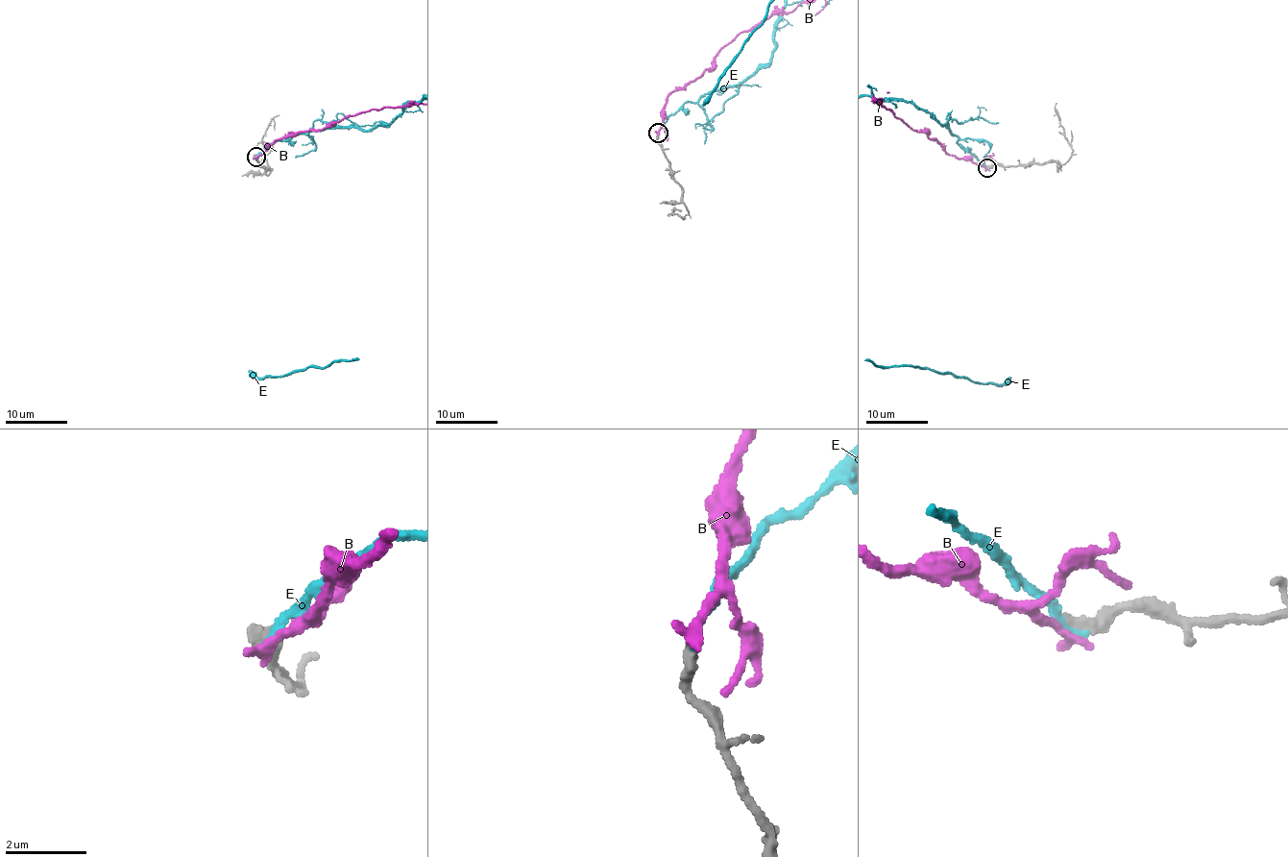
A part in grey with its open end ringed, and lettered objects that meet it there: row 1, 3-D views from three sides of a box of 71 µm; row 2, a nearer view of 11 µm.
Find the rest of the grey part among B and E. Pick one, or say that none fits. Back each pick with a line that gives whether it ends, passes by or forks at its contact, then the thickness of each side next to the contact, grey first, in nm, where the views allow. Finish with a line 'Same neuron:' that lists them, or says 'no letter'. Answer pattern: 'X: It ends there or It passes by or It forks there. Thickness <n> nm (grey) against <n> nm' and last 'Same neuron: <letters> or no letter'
E: It ends there. Thickness 360 nm (grey) against 200 nm
Same neuron: E

